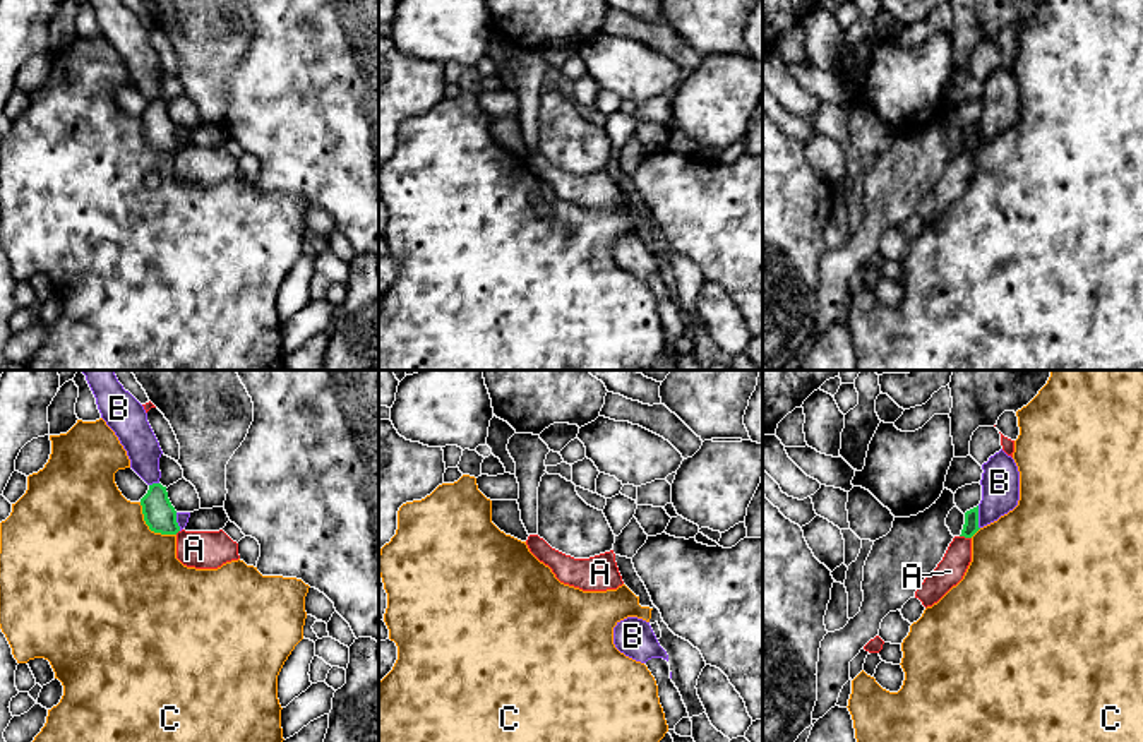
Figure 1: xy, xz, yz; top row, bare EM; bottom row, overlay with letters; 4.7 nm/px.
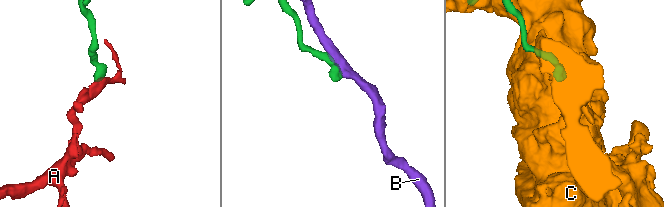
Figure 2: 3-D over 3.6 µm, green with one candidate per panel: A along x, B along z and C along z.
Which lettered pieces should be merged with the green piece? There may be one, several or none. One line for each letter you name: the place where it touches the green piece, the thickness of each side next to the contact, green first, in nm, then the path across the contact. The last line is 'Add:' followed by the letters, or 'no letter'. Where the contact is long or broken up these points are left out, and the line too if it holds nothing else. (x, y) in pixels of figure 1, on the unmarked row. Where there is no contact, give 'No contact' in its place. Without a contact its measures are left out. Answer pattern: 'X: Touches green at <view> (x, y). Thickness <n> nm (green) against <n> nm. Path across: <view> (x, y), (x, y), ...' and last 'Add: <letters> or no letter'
Add: no letter

